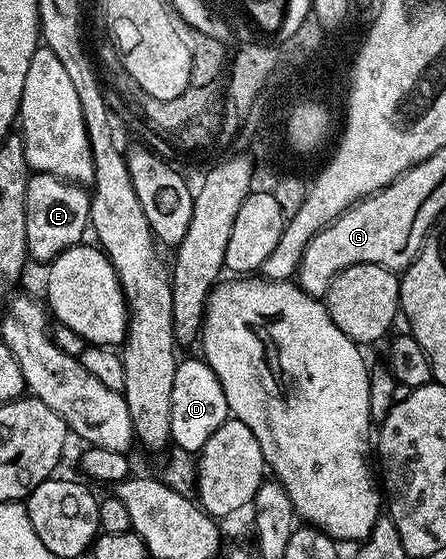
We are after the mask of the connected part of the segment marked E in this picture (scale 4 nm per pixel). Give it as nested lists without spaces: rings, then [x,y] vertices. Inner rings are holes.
[[[34,172],[28,178],[28,198],[24,206],[28,214],[28,250],[31,261],[55,260],[64,250],[74,244],[83,243],[85,232],[88,232],[90,218],[91,193],[83,185],[71,184],[47,172]]]

